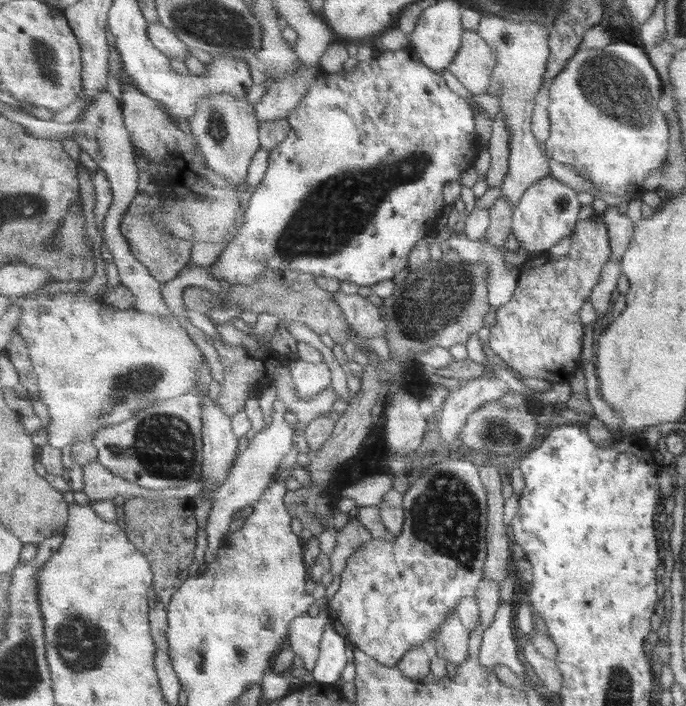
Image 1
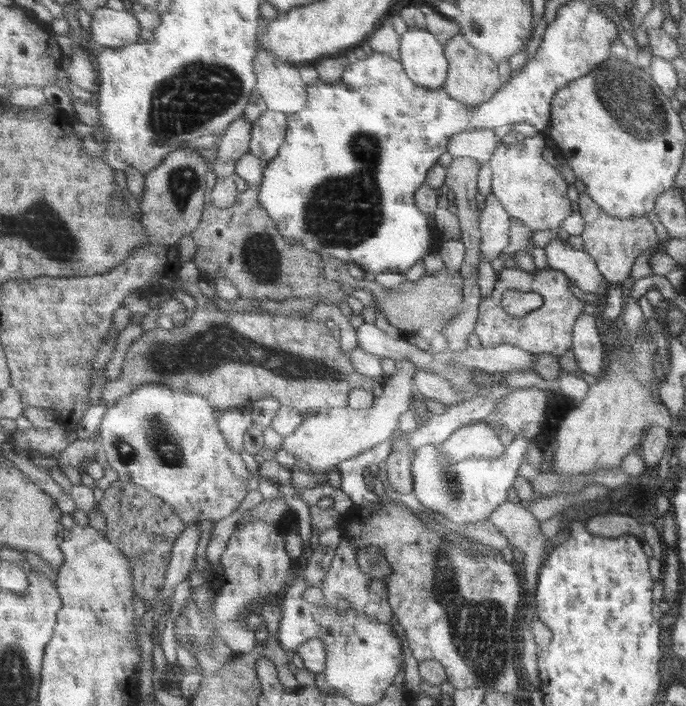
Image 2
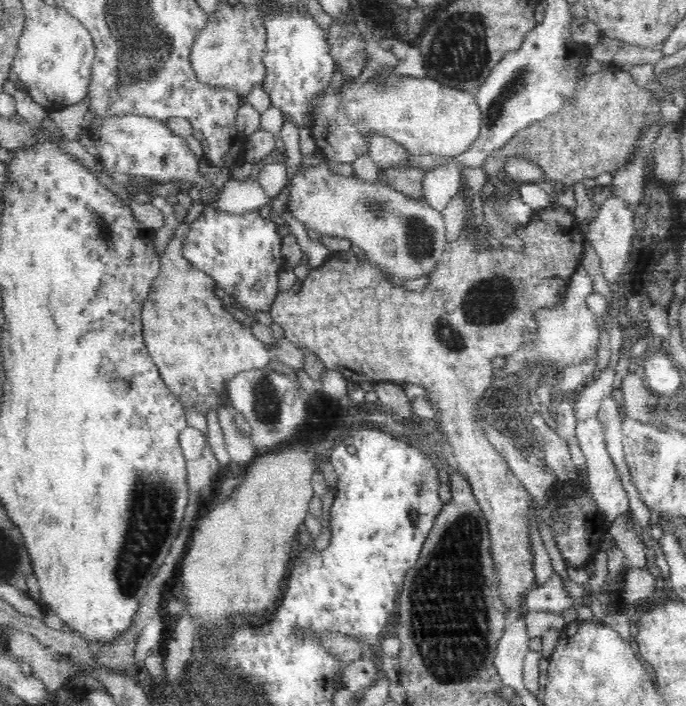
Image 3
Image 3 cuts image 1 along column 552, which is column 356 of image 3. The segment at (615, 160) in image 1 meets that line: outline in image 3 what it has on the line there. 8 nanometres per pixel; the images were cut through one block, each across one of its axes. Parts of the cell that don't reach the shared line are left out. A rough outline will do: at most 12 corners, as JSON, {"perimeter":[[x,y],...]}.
{"perimeter":[[431,78],[382,92],[344,80],[314,105],[326,161],[367,154],[370,129],[414,155],[456,156],[482,124],[475,95]]}

